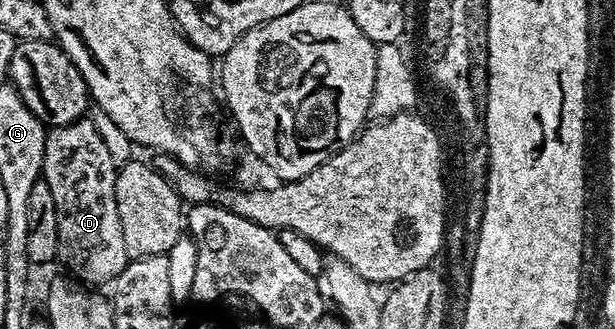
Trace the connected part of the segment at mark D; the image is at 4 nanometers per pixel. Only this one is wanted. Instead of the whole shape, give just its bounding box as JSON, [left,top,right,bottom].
[41,118,128,286]

